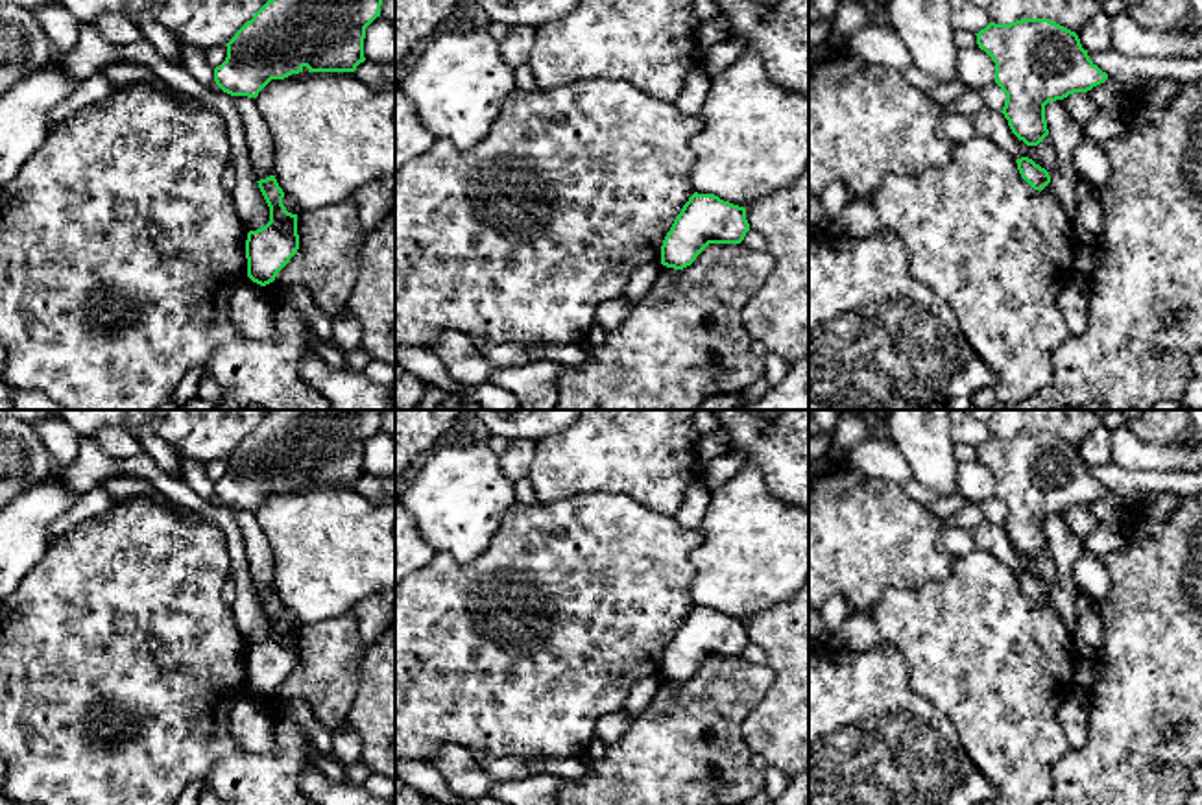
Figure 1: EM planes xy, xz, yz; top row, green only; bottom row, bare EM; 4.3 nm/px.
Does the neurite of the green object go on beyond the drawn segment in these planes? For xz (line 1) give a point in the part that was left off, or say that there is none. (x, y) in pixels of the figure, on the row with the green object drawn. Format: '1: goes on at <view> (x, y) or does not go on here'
1: does not go on here

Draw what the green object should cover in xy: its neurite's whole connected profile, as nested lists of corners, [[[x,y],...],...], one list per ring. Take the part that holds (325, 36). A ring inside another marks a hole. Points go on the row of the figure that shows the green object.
[[[268,0],[225,44],[227,57],[214,68],[216,85],[231,96],[257,98],[271,79],[303,72],[355,72],[364,57],[366,28],[380,17],[382,0]]]

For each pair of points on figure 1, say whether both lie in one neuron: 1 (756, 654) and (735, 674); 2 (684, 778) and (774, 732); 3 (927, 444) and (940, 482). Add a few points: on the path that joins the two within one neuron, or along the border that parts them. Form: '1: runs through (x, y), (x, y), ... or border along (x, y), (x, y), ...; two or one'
1: border along (741, 656), (765, 665); two
2: border along (757, 702), (743, 724), (743, 739), (752, 754); two
3: runs through (929, 453), (938, 473); one

